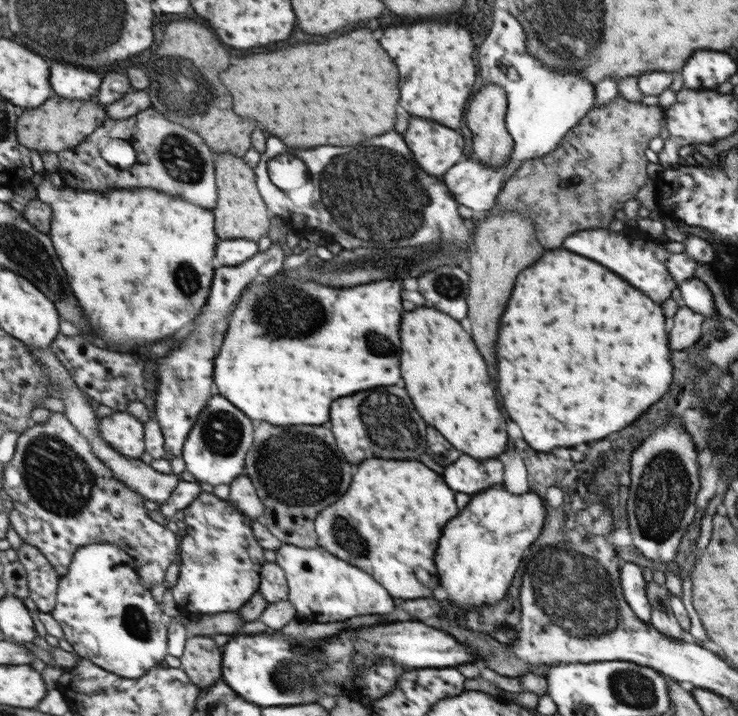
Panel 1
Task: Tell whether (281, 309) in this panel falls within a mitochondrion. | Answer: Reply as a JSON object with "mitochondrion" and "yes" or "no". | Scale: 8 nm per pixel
{"mitochondrion":"yes"}

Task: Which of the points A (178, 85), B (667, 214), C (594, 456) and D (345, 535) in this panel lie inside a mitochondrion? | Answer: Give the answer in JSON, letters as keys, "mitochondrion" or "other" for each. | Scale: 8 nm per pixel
{"A":"mitochondrion","B":"other","C":"other","D":"mitochondrion"}

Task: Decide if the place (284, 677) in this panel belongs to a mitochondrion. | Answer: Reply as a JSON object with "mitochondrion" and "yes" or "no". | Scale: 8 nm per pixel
{"mitochondrion":"yes"}

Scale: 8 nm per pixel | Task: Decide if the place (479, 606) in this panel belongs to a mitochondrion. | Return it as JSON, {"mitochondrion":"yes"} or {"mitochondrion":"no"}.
{"mitochondrion":"no"}

